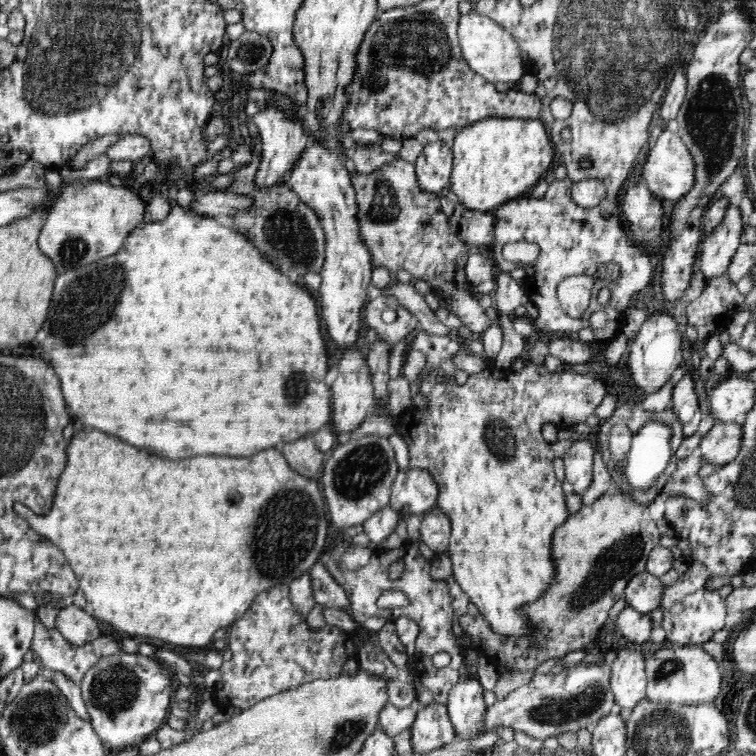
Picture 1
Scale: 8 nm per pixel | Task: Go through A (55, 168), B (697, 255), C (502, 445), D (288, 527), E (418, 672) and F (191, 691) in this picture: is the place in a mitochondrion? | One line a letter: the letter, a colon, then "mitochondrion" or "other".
A: other
B: other
C: mitochondrion
D: mitochondrion
E: other
F: other

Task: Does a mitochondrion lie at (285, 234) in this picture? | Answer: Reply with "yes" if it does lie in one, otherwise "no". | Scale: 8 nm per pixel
yes

